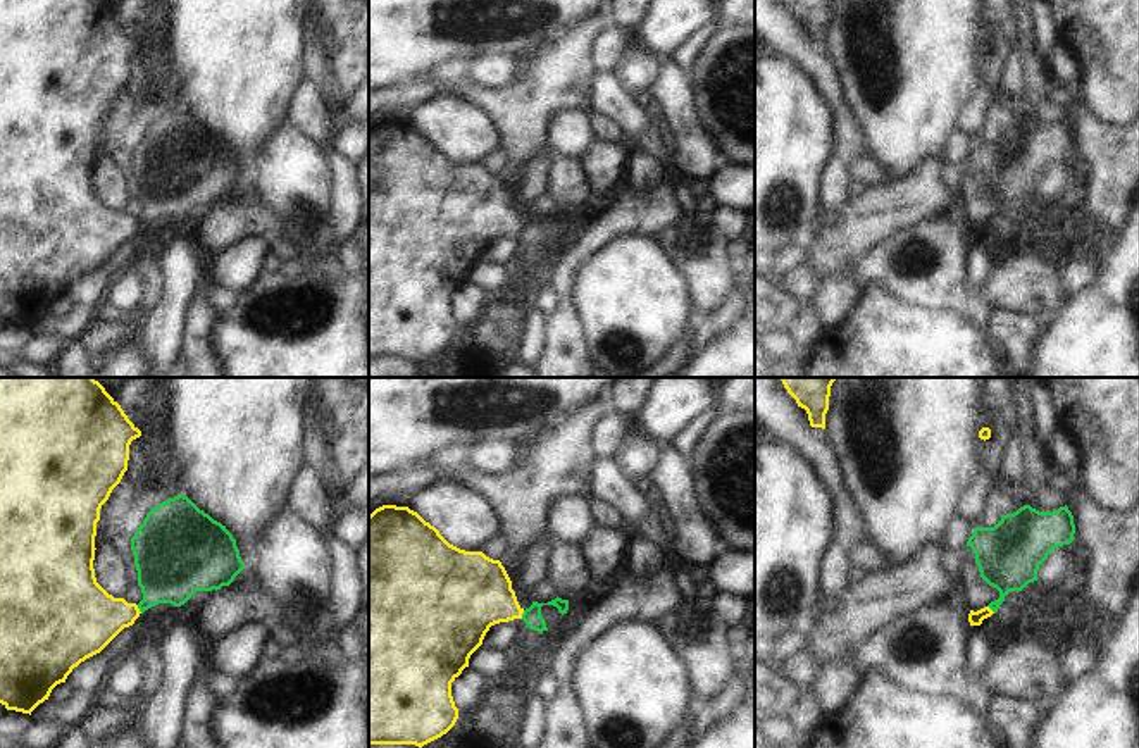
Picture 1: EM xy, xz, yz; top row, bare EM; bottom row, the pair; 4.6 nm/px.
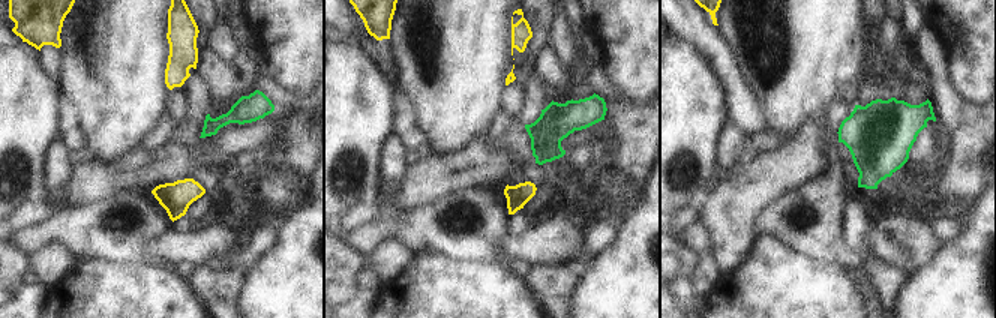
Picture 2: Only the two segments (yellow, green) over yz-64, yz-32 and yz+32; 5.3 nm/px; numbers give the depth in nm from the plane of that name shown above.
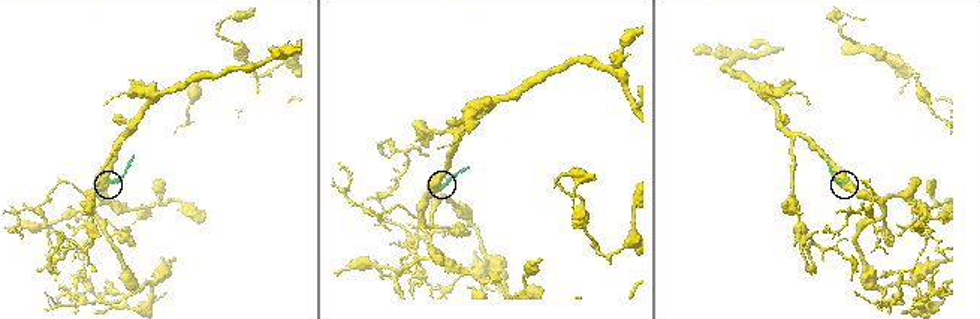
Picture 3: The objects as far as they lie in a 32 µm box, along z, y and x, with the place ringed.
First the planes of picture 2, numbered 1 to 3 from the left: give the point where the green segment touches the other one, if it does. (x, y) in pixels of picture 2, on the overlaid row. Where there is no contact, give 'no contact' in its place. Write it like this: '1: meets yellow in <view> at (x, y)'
1: no contact
2: no contact
3: no contact

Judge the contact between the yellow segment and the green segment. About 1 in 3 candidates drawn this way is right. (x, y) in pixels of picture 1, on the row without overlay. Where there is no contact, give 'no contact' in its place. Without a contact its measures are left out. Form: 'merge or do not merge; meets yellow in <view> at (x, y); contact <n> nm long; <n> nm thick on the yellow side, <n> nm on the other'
do not merge; meets yellow in xy at (138, 223); contact 50 nm long; 300 nm thick on the yellow side, 320 nm on the other

